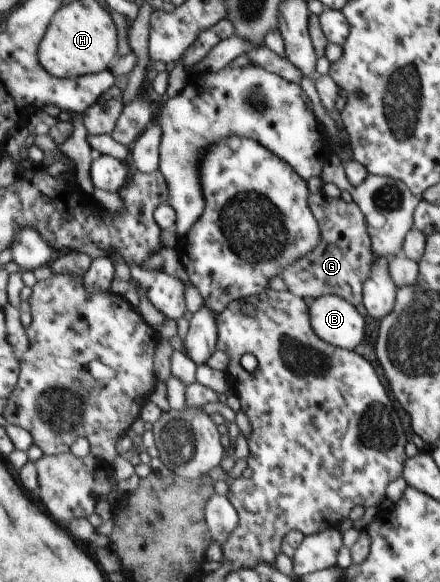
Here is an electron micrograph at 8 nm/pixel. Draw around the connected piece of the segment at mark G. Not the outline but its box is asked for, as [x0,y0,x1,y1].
[280,191,375,305]

